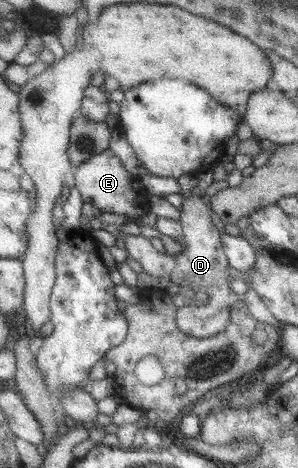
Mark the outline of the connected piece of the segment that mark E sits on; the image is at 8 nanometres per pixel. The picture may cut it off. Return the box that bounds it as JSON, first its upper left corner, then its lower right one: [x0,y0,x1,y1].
[73,149,148,219]

